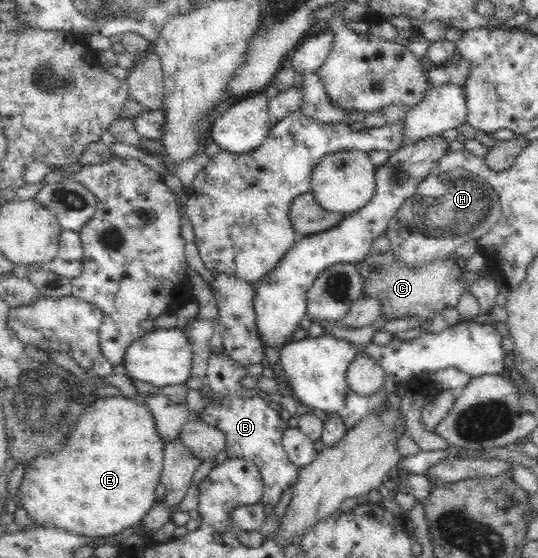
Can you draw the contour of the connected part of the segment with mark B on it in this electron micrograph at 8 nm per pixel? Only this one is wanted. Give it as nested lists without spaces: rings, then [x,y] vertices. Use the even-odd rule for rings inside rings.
[[[211,350],[209,365],[207,365],[208,387],[212,393],[212,400],[199,413],[201,420],[217,427],[225,433],[225,451],[229,458],[245,458],[255,462],[263,478],[264,491],[261,495],[261,504],[269,503],[275,507],[283,490],[294,483],[298,478],[299,467],[286,454],[282,444],[287,424],[280,417],[277,410],[271,408],[258,395],[248,398],[241,397],[244,390],[241,379],[247,377],[247,367],[235,363],[229,356],[217,354]]]

